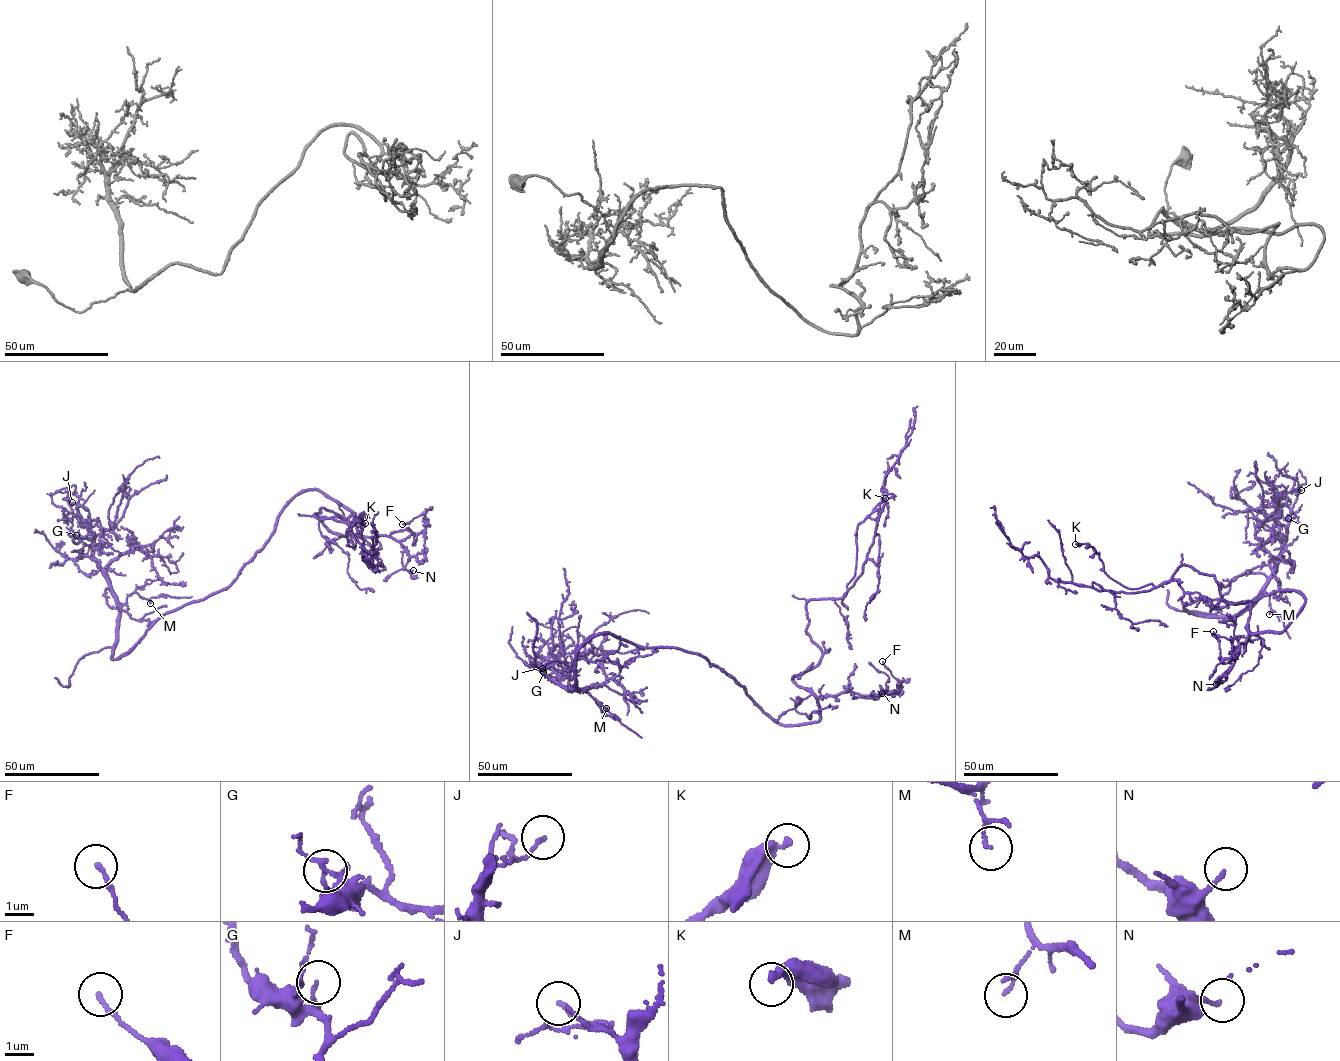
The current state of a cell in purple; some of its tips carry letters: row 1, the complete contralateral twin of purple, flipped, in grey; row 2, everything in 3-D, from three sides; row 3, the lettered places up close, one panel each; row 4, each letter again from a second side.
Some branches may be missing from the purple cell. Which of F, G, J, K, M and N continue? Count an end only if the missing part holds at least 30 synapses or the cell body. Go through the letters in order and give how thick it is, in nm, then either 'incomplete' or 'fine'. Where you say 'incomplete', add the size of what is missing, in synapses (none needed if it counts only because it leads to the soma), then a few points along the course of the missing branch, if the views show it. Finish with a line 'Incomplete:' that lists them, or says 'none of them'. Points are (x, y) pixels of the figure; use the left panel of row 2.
F: calibre 180 nm; fine
G: calibre 110 nm; fine
J: calibre 120 nm; fine
K: calibre 240 nm; fine
M: calibre 80 nm; fine
N: calibre 150 nm; fine
Incomplete: none of them

